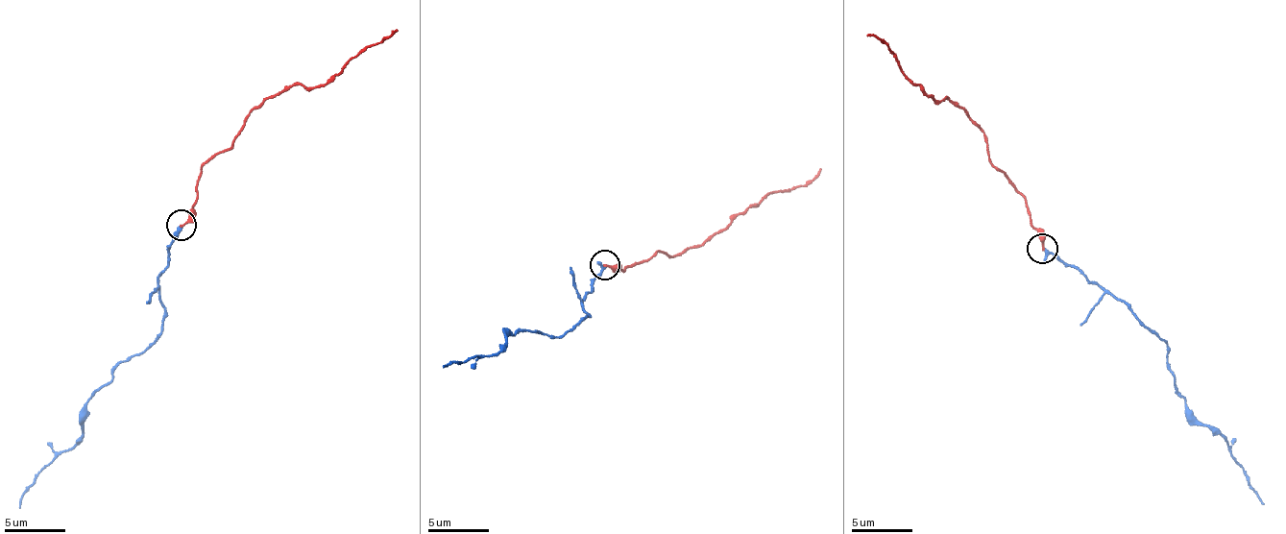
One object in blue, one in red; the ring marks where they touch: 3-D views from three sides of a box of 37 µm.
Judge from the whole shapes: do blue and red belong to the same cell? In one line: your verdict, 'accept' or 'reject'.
accept

